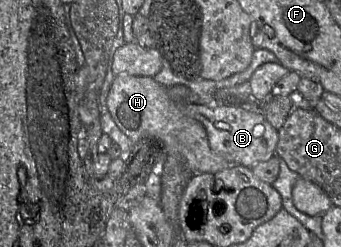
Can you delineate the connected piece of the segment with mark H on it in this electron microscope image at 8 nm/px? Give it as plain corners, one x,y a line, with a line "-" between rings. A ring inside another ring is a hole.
129,74
116,75
115,78
113,79
110,91
107,96
107,107
113,120
115,121
117,126
120,128
120,130
124,132
130,138
133,144
141,140
157,140
160,143
160,146
163,149
163,153
166,156
172,156
178,159
179,161
181,161
191,171
192,174
202,174
202,173
215,174
219,171
222,171
230,167
231,165
239,165
239,164
230,164
224,158
222,158
221,156
213,152
213,150
211,149
209,145
207,132
204,125
200,121
196,120
193,117
190,117
189,115
185,114
181,110
184,106
188,104
196,104
196,103
200,103
200,98
195,93
193,93
188,87
184,85
175,85
175,86
167,88
167,87
162,86
158,82
156,82
153,77
134,76
134,75
129,75

